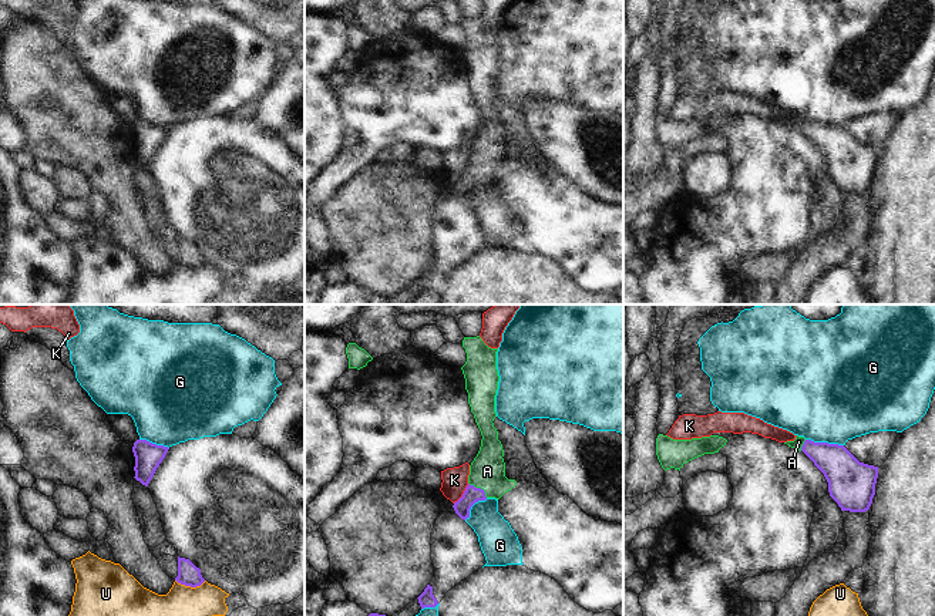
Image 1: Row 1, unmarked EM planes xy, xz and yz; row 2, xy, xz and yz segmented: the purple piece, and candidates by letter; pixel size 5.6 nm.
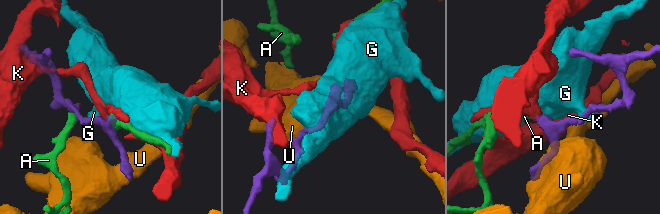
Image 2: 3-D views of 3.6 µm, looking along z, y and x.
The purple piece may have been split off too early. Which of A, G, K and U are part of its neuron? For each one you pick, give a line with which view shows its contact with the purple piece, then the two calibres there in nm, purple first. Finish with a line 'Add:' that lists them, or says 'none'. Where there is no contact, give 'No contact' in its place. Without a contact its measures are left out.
A: Touches purple in xz. Thickness 90 nm (purple) against 200 nm
Add: A.

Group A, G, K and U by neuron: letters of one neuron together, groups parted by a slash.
A / G / K / U

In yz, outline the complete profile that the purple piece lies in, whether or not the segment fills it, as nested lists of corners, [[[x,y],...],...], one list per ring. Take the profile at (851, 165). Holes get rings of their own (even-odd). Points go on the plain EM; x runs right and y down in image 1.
[[[804,118],[784,124],[803,132],[824,155],[830,178],[841,192],[865,193],[872,185],[878,148],[860,144],[844,127],[814,124]]]

